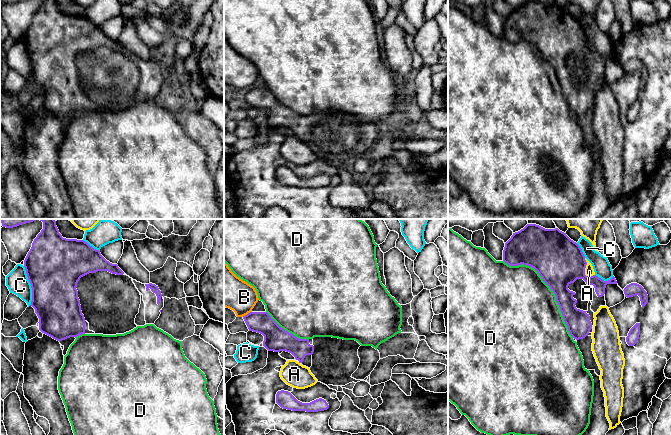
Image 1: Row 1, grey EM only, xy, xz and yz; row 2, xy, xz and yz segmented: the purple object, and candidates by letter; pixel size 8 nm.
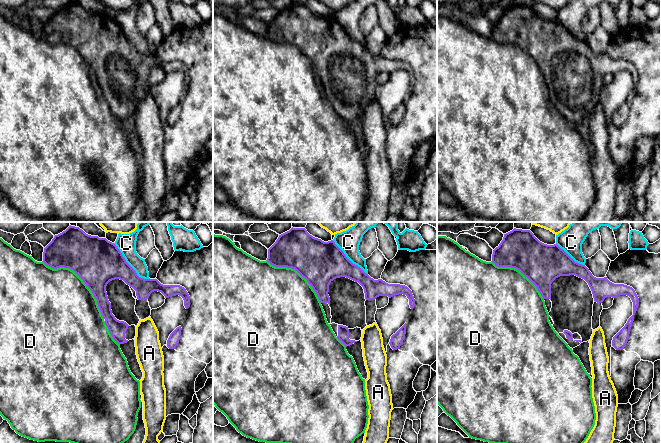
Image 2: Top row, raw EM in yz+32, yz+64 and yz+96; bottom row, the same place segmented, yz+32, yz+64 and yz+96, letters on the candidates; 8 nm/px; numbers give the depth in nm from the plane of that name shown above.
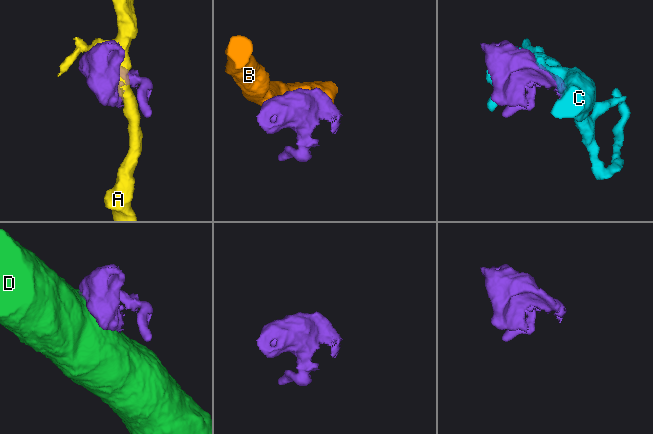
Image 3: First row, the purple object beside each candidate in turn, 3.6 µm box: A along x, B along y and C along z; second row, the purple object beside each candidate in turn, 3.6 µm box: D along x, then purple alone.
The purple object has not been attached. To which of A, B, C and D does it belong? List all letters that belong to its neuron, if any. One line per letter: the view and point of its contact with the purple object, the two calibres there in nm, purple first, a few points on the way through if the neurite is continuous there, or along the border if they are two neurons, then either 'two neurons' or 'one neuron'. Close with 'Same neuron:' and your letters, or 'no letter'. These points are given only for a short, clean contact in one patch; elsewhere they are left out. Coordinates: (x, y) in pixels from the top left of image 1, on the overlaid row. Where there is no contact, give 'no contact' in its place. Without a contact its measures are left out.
A: contact yz (584, 271); calibres 380 and 80 nm; two neurons
B: contact xz (247, 314); calibres 180 and 280 nm; border xz (251, 311), (242, 316); two neurons
C: contact xy (31, 286); calibres 460 and 180 nm; two neurons
D: contact yz (550, 288); calibres 380 and 500 nm; two neurons
Same neuron: no letter

